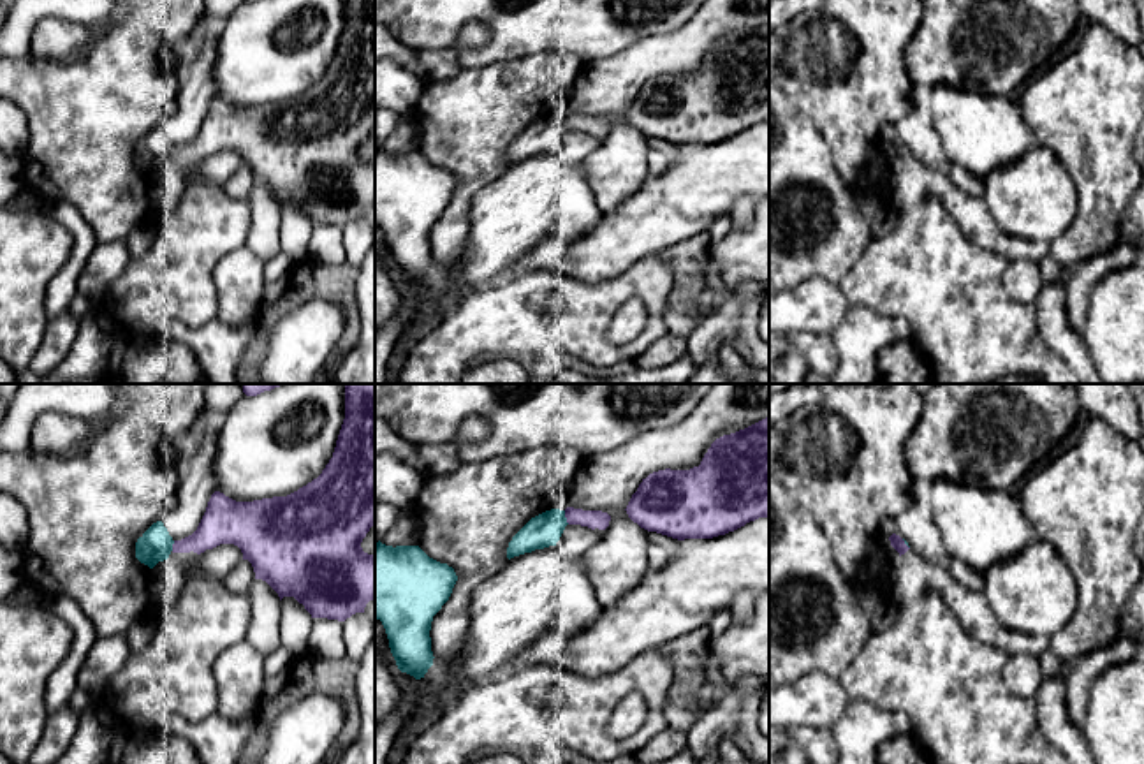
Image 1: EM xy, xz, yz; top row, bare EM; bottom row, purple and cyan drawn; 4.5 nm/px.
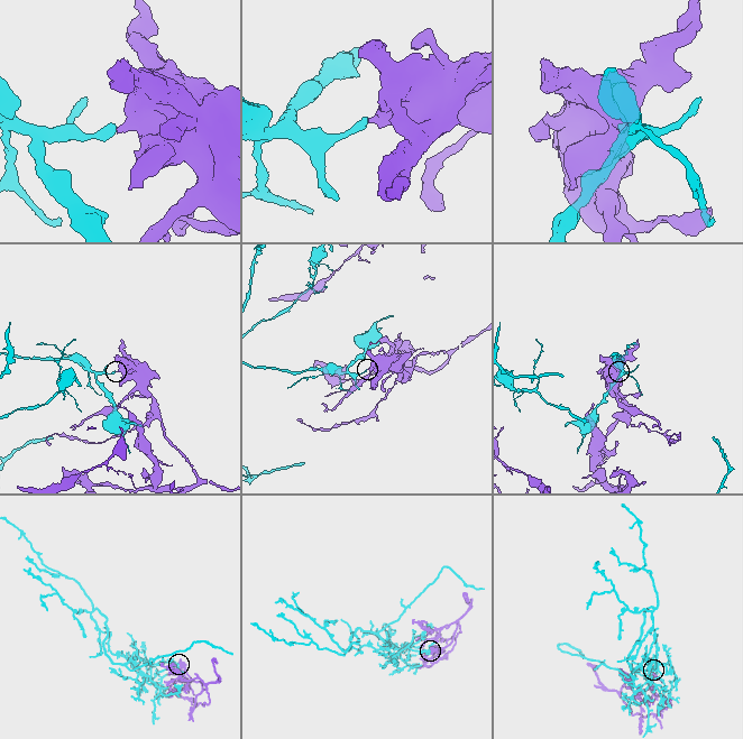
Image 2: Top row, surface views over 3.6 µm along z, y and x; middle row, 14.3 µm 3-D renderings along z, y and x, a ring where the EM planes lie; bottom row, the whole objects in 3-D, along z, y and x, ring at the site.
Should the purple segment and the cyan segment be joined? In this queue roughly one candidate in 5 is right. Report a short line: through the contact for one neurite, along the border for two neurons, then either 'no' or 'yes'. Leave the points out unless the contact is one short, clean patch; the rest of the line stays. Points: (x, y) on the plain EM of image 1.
no

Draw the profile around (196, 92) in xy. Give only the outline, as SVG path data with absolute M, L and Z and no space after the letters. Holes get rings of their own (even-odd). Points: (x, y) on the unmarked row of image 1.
M220 18L209 19L206 39L195 60L180 74L178 107L160 123L172 146L181 146L197 136L215 99L215 49L224 21Z

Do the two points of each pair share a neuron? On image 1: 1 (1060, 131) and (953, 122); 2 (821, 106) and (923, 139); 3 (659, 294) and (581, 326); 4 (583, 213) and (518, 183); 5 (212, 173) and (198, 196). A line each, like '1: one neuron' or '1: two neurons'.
1: two neurons
2: two neurons
3: one neuron
4: one neuron
5: two neurons

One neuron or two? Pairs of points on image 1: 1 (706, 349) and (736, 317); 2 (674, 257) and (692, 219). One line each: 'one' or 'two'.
1: one
2: two

